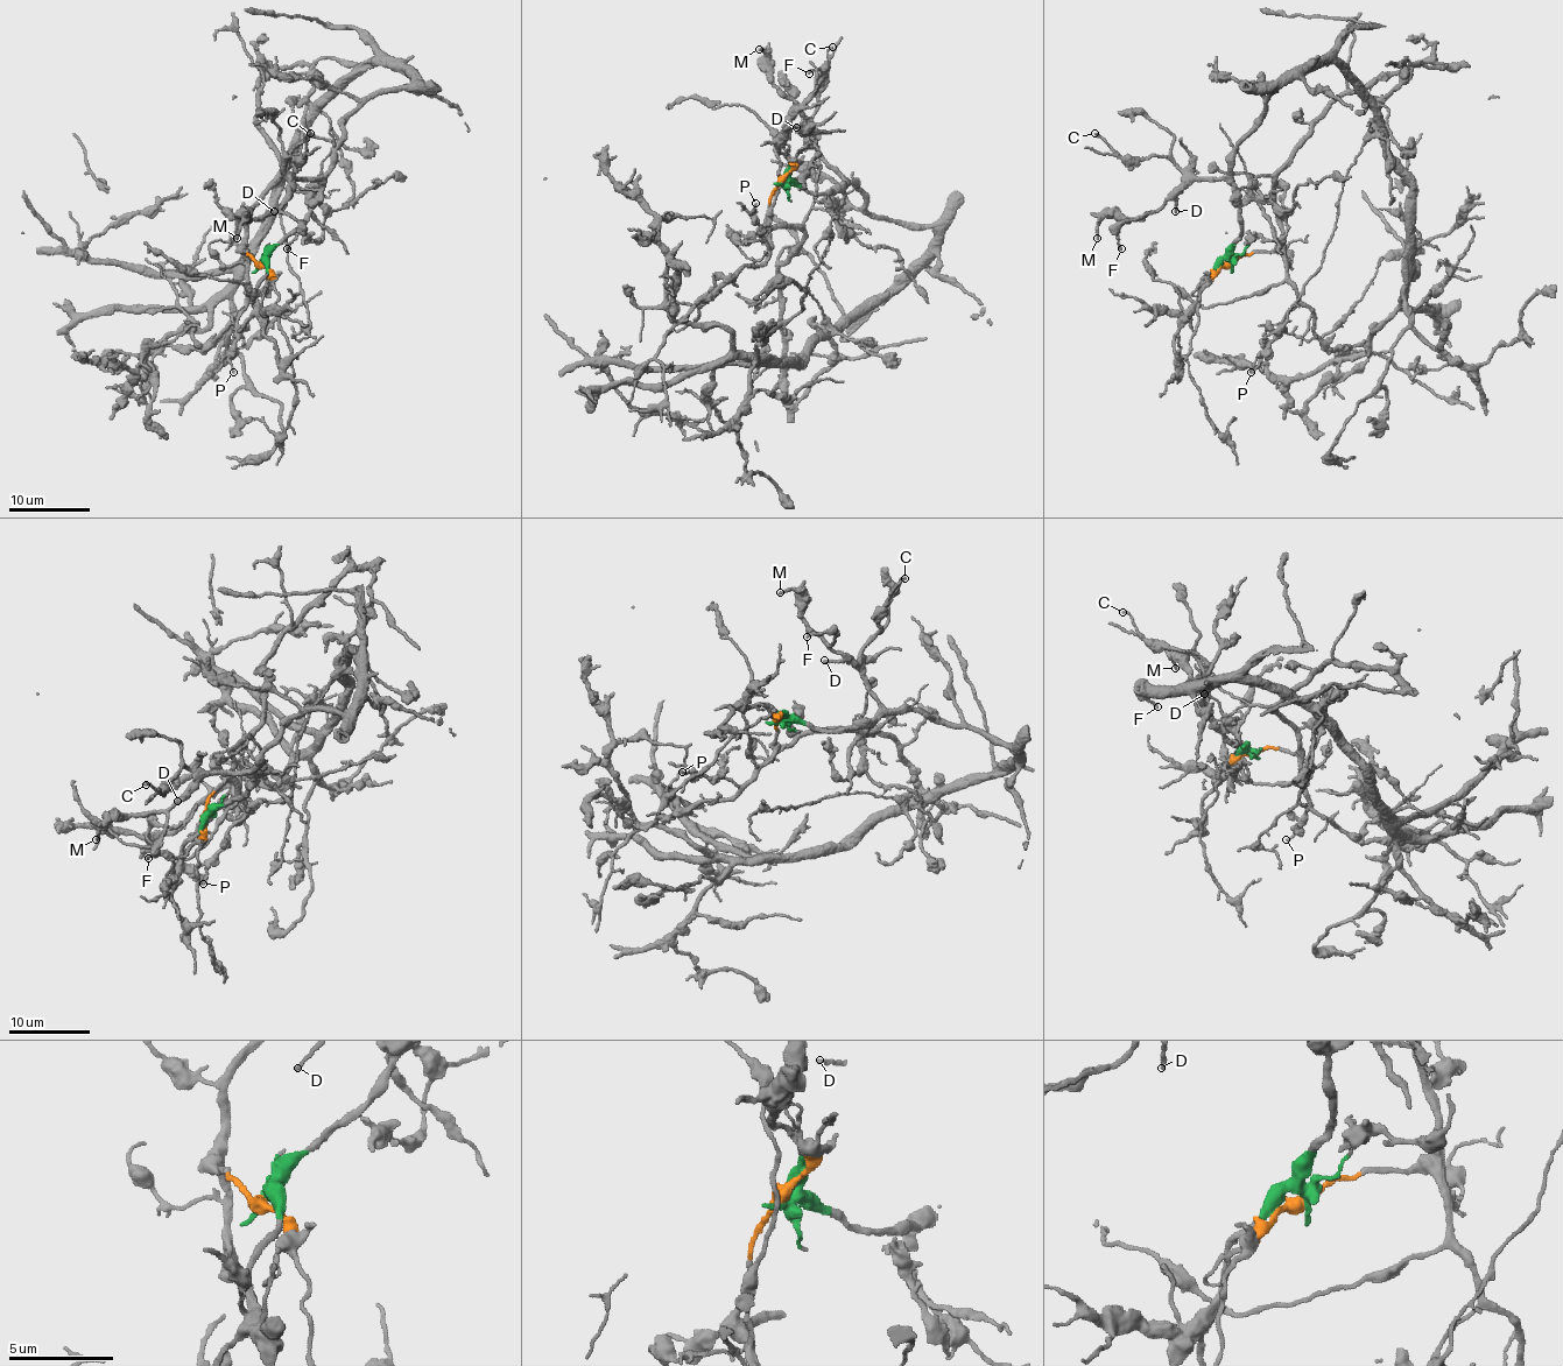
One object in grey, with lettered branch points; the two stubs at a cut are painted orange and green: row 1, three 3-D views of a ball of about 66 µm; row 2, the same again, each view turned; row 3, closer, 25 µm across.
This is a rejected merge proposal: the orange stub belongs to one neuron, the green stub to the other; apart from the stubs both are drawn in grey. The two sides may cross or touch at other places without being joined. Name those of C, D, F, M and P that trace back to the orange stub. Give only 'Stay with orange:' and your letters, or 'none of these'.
Stay with orange: P

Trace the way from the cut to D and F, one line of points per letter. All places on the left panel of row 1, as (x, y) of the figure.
D: (259, 265), (302, 223), (321, 188), (321, 180), (296, 180), (274, 212)
F: (259, 265), (302, 223), (321, 180), (294, 182), (291, 194), (280, 210), (291, 216), (300, 229), (286, 248)

